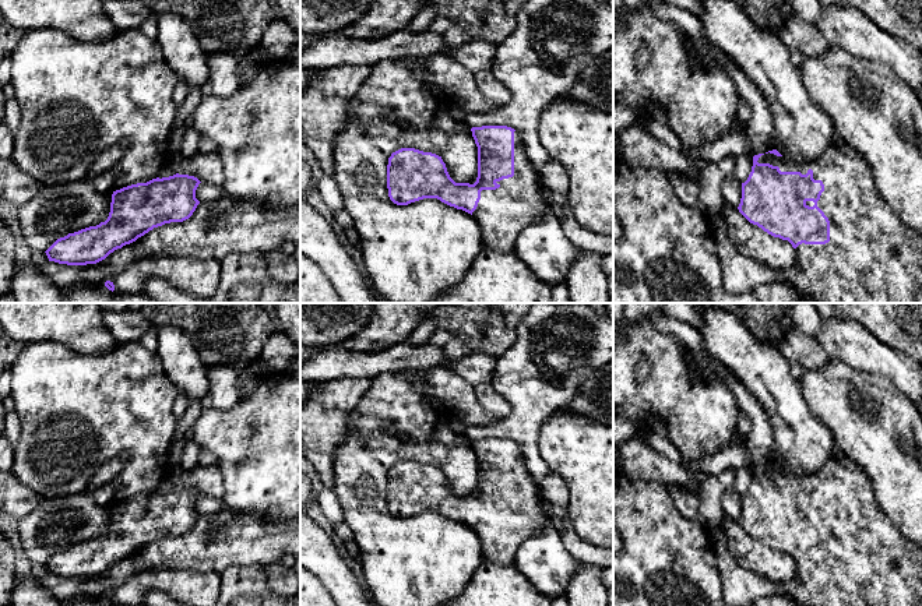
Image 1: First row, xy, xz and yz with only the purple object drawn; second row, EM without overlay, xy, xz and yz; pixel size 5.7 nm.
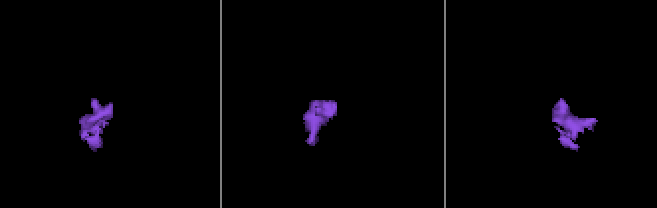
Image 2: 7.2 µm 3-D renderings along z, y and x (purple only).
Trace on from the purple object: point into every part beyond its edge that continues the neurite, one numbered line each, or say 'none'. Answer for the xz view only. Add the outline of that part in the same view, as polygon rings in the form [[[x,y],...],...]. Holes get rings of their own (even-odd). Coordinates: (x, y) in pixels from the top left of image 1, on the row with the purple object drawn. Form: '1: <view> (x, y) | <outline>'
1: xz (502, 214) | [[[514,131],[514,176],[496,182],[496,190],[482,190],[472,216],[479,225],[483,247],[514,253],[520,232],[548,207],[541,194],[541,176],[527,156],[520,133]]]

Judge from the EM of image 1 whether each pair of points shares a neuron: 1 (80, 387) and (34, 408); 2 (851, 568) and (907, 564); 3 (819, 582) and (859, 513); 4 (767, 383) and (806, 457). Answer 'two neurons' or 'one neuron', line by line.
1: one neuron
2: one neuron
3: one neuron
4: one neuron

